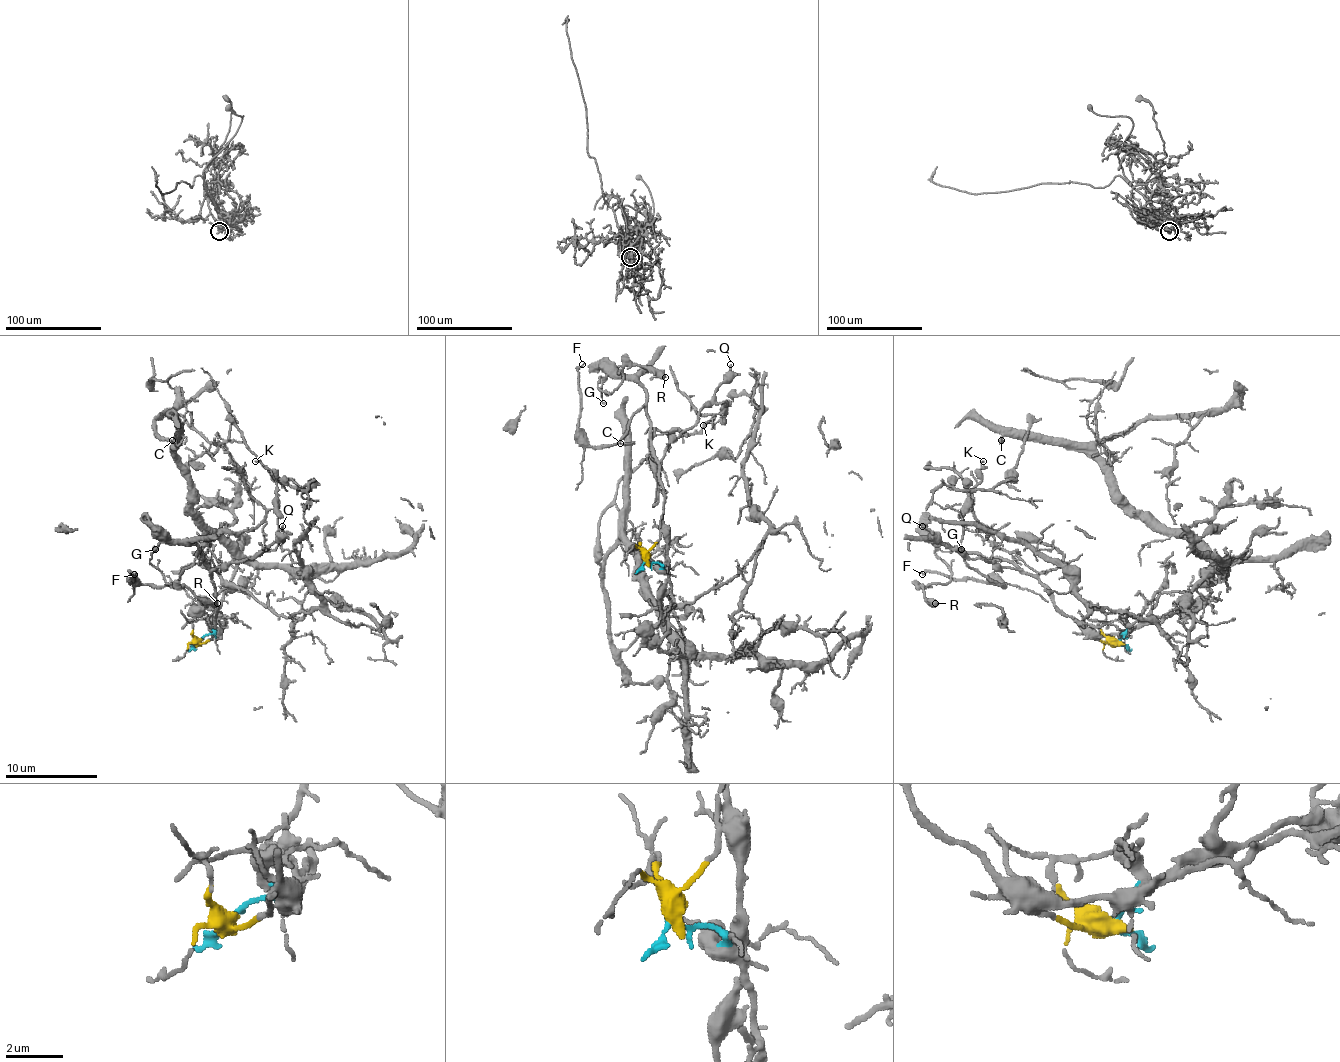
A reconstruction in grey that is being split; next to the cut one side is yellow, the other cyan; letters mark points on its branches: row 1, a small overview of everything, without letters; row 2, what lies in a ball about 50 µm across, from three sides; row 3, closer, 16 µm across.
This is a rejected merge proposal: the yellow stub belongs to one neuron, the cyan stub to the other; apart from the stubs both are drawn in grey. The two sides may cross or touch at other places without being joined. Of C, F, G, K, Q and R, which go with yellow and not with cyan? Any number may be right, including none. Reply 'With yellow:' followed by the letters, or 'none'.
With yellow: F, G, K, Q, R

